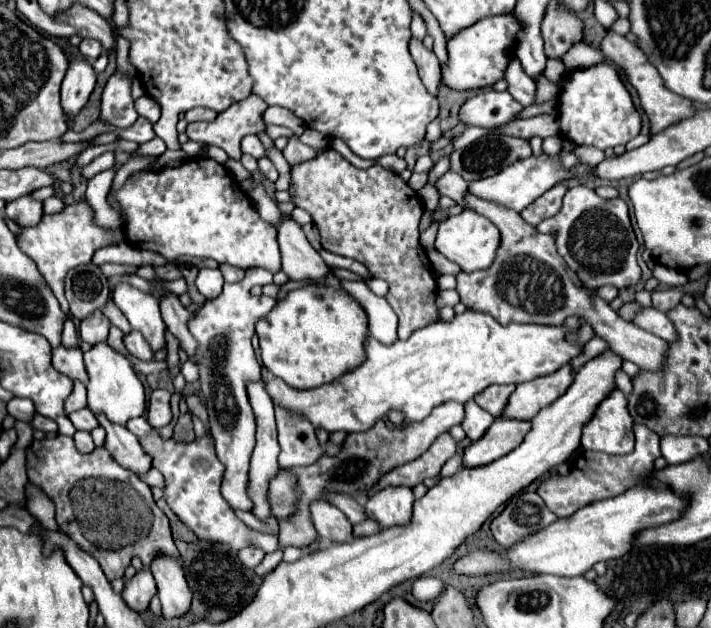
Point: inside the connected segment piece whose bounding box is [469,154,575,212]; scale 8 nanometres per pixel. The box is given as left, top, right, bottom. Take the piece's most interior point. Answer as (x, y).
(516, 186)

